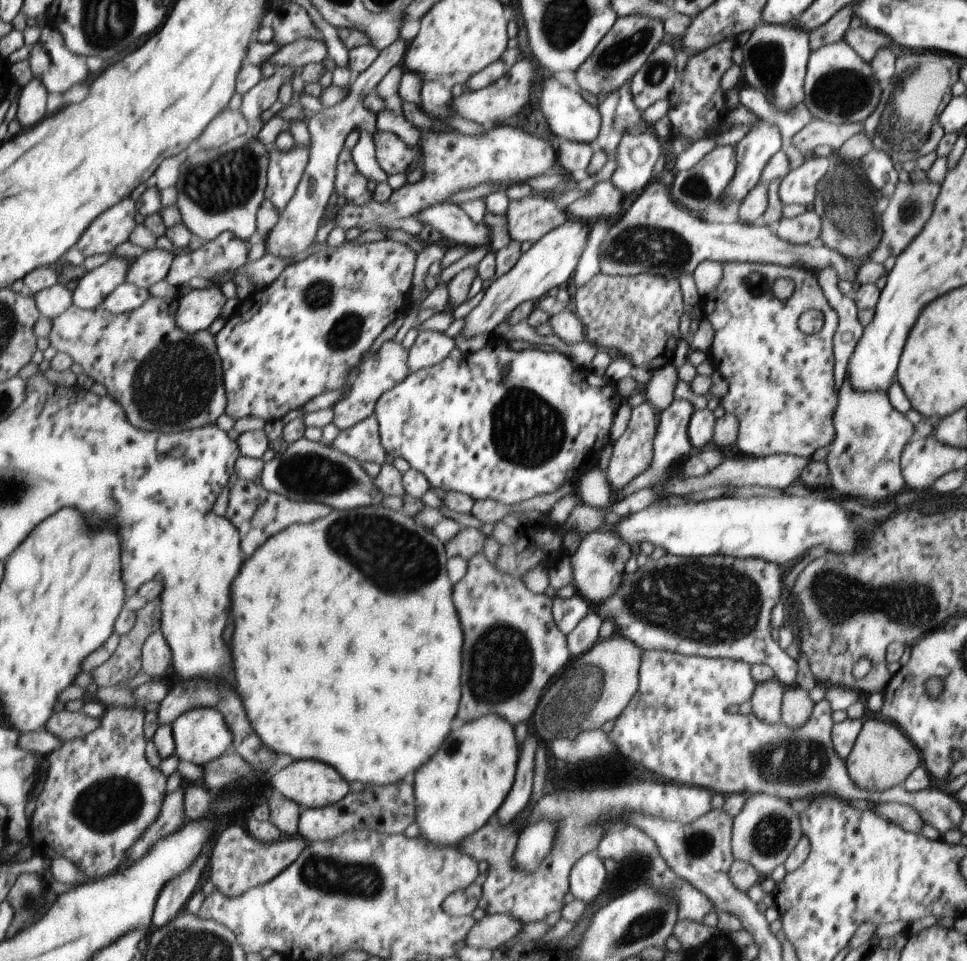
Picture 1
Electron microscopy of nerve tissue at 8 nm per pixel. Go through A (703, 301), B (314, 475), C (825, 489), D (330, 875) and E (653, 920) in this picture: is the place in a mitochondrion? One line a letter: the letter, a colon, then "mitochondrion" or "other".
A: other
B: mitochondrion
C: other
D: mitochondrion
E: mitochondrion

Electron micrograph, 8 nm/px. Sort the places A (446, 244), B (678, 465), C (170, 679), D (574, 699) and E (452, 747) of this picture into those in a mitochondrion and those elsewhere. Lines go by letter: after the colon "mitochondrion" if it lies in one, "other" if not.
A: other
B: other
C: other
D: mitochondrion
E: other

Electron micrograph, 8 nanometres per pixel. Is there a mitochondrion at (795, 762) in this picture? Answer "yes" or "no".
yes

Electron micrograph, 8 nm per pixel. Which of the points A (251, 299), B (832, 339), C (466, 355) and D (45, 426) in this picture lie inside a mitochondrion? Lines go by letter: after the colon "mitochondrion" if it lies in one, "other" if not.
A: other
B: other
C: other
D: other

